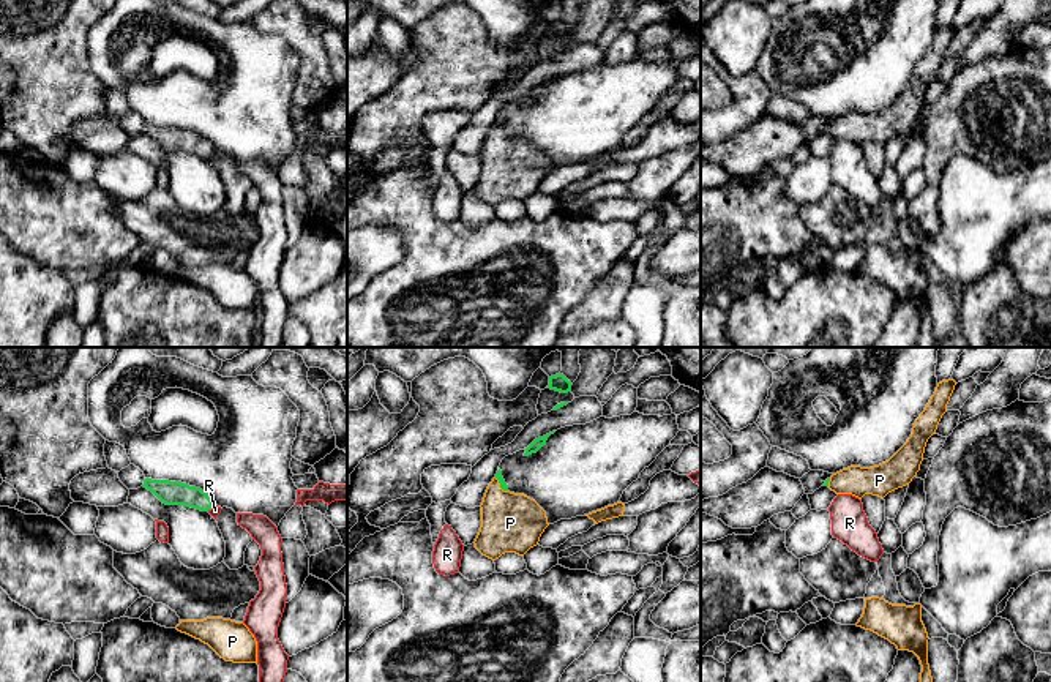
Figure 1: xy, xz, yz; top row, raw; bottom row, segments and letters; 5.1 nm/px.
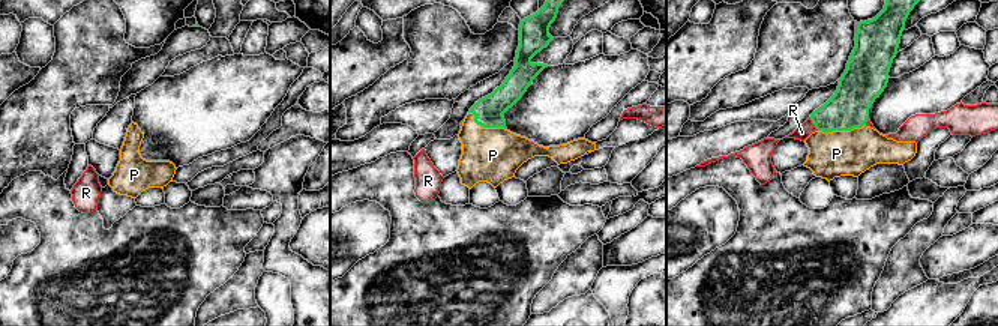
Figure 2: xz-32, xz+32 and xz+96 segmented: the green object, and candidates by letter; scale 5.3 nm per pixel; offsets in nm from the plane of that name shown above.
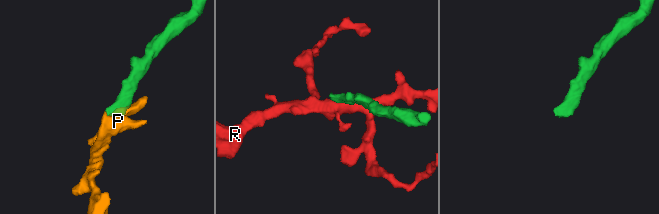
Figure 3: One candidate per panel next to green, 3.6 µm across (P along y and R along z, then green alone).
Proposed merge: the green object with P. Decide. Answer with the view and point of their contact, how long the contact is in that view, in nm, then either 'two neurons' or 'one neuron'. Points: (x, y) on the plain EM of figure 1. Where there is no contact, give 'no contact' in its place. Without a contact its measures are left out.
xz (501, 131) | 100 nm | one neuron

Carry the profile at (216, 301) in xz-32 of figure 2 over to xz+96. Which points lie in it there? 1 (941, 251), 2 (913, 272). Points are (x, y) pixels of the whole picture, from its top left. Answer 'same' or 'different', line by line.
1: different
2: same

